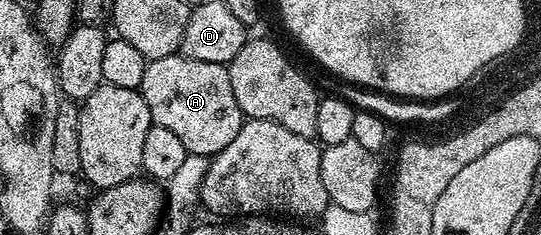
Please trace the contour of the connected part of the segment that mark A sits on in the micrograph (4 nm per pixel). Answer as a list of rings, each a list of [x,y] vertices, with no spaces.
[[[180,53],[151,59],[143,69],[139,90],[154,123],[176,133],[190,155],[218,155],[235,141],[235,133],[239,133],[243,116],[231,90],[226,64],[195,61]]]

